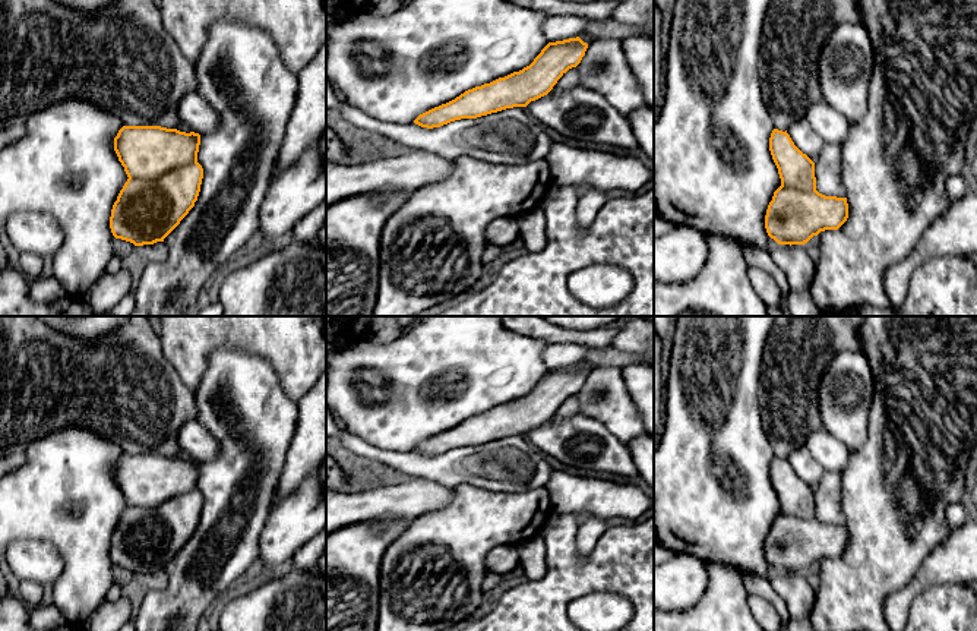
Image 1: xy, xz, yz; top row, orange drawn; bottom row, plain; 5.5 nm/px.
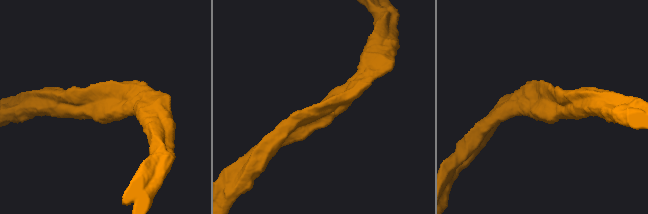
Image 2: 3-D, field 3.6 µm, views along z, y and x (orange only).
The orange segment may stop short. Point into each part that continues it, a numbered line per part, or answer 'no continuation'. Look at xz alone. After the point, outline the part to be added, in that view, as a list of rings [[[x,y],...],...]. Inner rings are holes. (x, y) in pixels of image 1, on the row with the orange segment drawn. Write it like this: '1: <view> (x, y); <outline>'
no continuation

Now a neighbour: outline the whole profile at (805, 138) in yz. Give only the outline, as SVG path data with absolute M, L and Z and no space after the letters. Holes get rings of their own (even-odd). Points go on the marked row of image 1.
M800 119L793 123L787 133L790 135L794 145L806 154L813 163L818 160L825 142L822 138L812 129L806 119Z

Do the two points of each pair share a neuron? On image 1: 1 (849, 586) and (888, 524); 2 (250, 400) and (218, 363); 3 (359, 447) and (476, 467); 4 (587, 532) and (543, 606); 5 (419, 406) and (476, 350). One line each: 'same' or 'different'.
1: same
2: same
3: same
4: different
5: same

